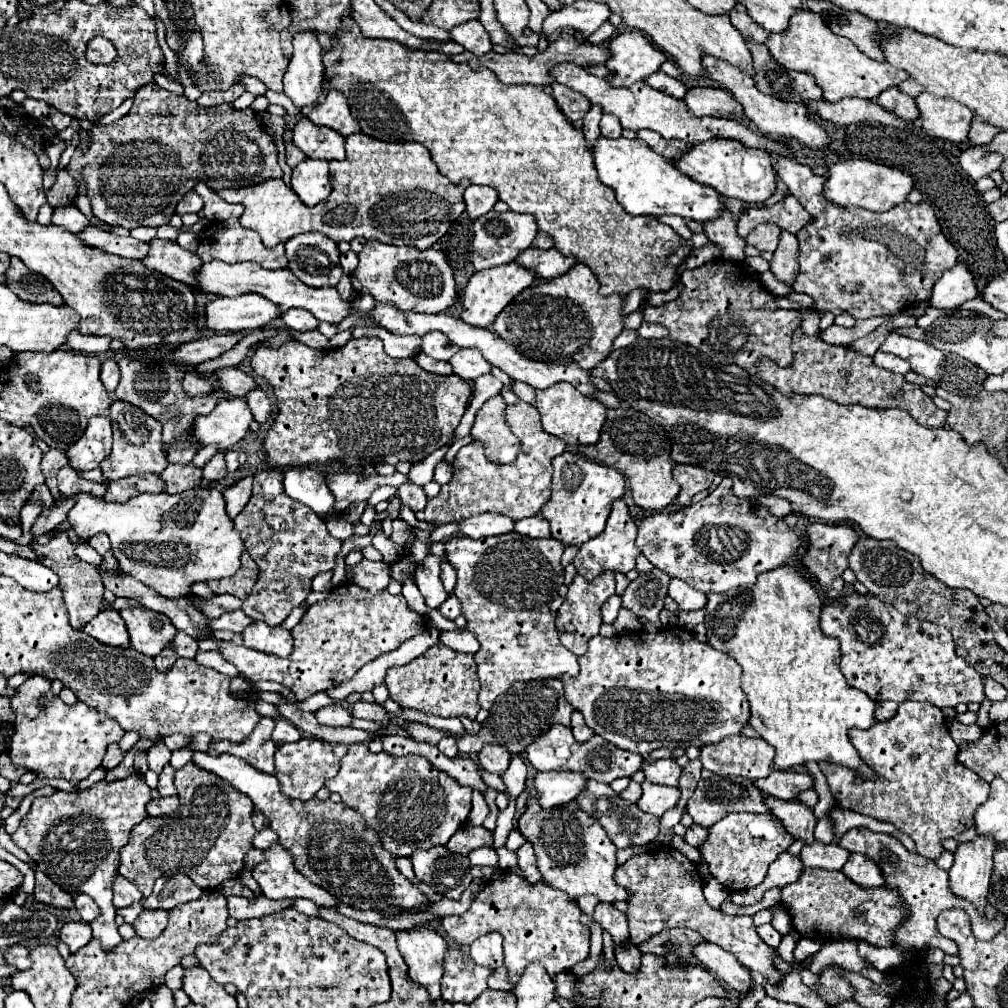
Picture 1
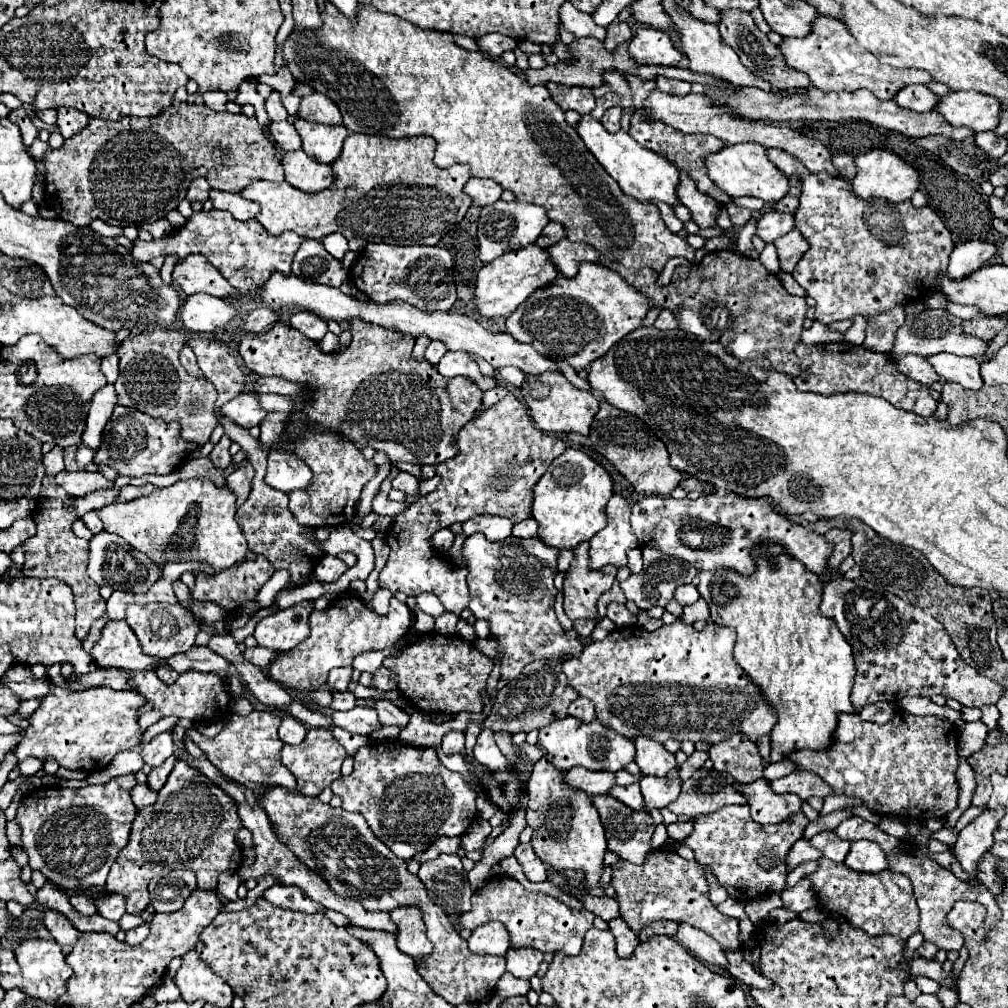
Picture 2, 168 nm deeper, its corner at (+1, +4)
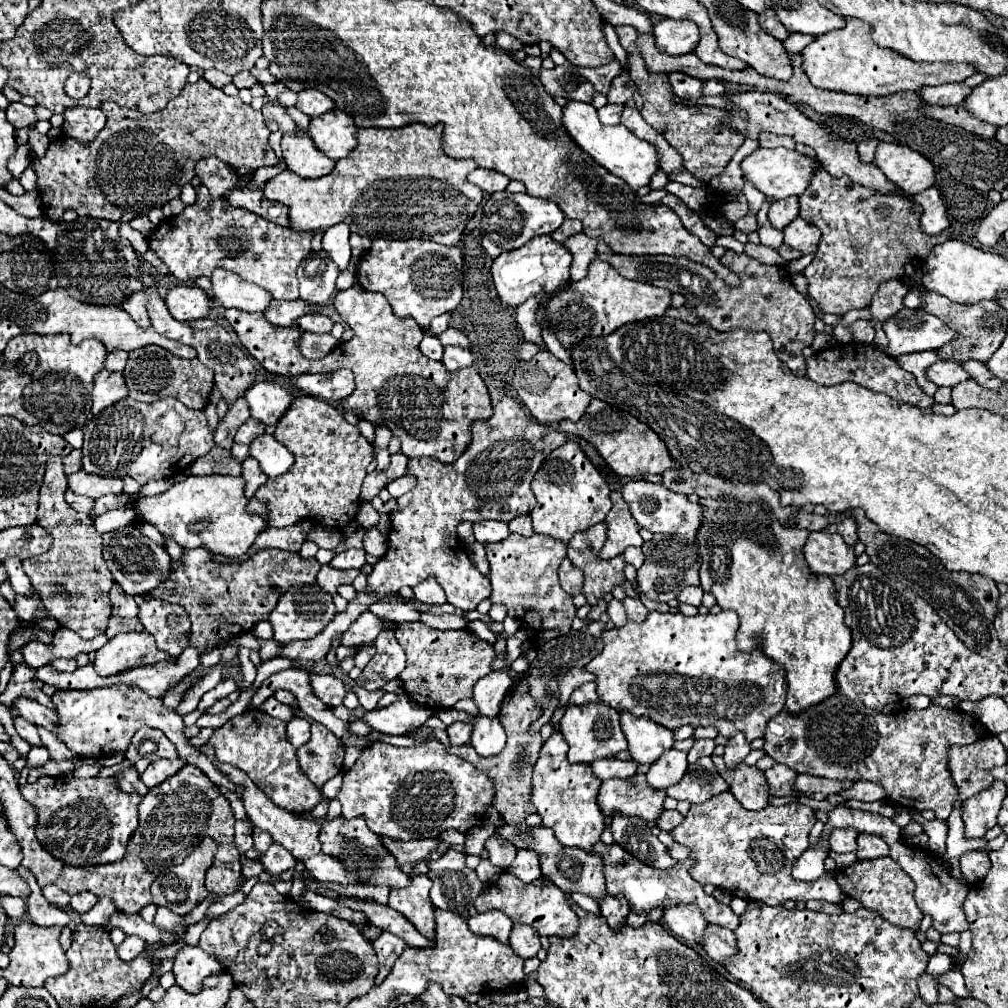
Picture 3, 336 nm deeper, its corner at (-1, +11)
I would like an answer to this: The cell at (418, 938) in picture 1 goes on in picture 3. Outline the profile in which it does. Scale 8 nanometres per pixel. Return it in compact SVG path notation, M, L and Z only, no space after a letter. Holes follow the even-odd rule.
M415 875L411 877L411 885L403 889L391 889L389 907L405 915L423 937L433 939L435 909L429 899L429 889L431 889L431 879L427 875Z

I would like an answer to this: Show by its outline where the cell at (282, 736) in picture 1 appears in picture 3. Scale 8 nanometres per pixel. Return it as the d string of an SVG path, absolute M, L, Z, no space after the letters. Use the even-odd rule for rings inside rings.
M295 717L293 721L287 723L287 739L291 741L293 747L301 747L309 741L309 721L303 717Z

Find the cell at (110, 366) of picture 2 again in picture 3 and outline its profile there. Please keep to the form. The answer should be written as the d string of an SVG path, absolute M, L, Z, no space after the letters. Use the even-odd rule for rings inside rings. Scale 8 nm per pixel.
M111 351L107 355L107 361L105 361L105 367L109 371L123 371L125 369L125 363L127 363L127 353L125 351Z

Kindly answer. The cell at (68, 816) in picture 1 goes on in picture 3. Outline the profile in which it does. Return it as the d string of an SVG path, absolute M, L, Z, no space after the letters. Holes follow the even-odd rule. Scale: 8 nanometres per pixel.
M41 775L35 783L21 785L21 795L37 809L37 839L57 859L69 865L115 863L125 855L127 841L137 829L137 793L123 793L115 787L113 777L61 779Z

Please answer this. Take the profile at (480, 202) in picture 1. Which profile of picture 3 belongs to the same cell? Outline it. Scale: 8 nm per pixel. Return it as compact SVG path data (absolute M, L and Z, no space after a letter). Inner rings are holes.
M477 167L475 171L471 171L467 175L467 181L481 187L485 193L495 193L495 191L505 191L505 187L509 185L509 179L505 175L501 175L499 171L491 171L491 169L481 169Z

